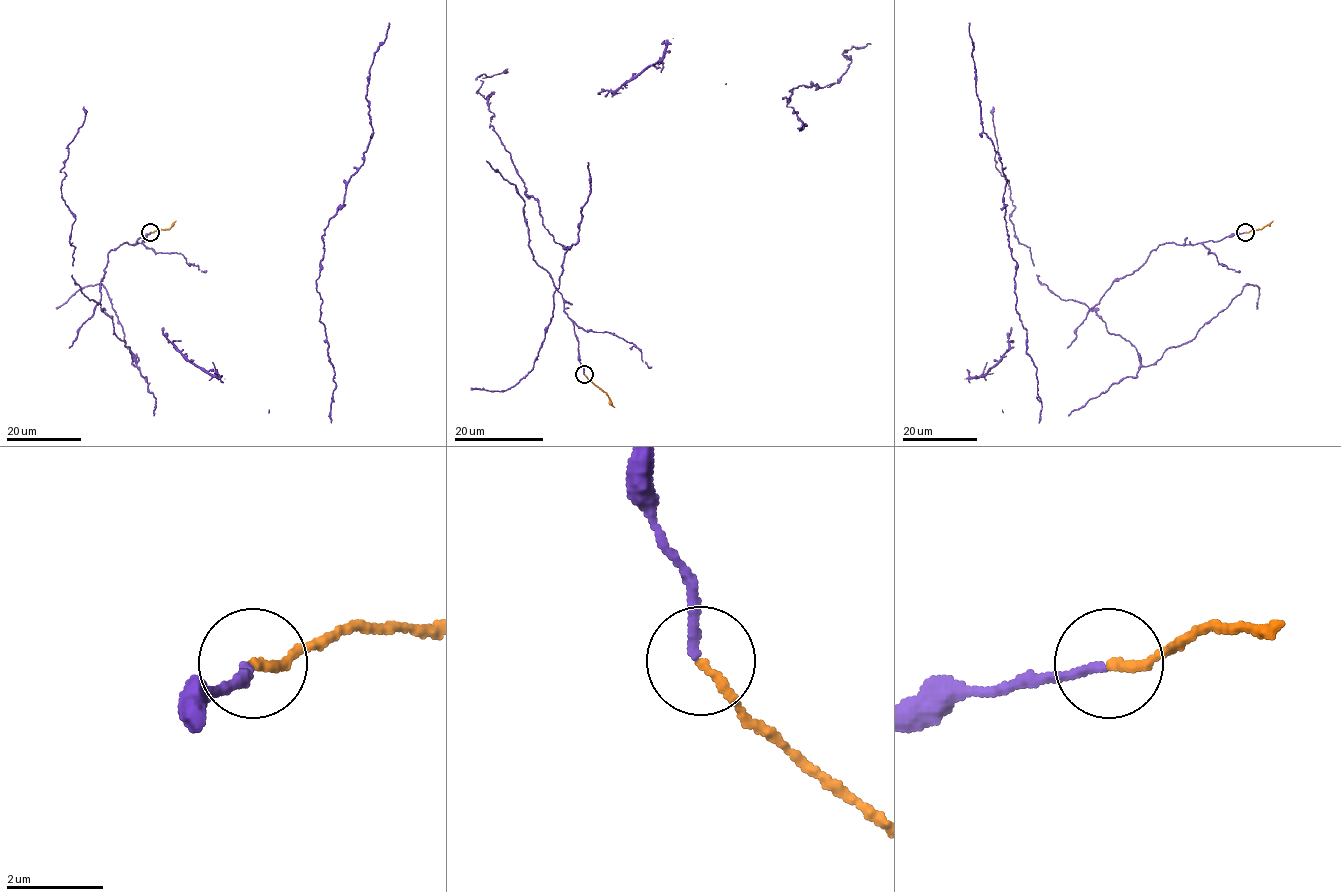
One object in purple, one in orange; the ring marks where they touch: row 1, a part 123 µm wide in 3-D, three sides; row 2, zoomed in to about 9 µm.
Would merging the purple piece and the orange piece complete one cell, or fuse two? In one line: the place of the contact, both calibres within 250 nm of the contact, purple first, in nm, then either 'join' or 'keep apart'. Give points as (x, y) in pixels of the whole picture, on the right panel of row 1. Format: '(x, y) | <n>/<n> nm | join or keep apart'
(1245, 232) | 190/190 nm | join

